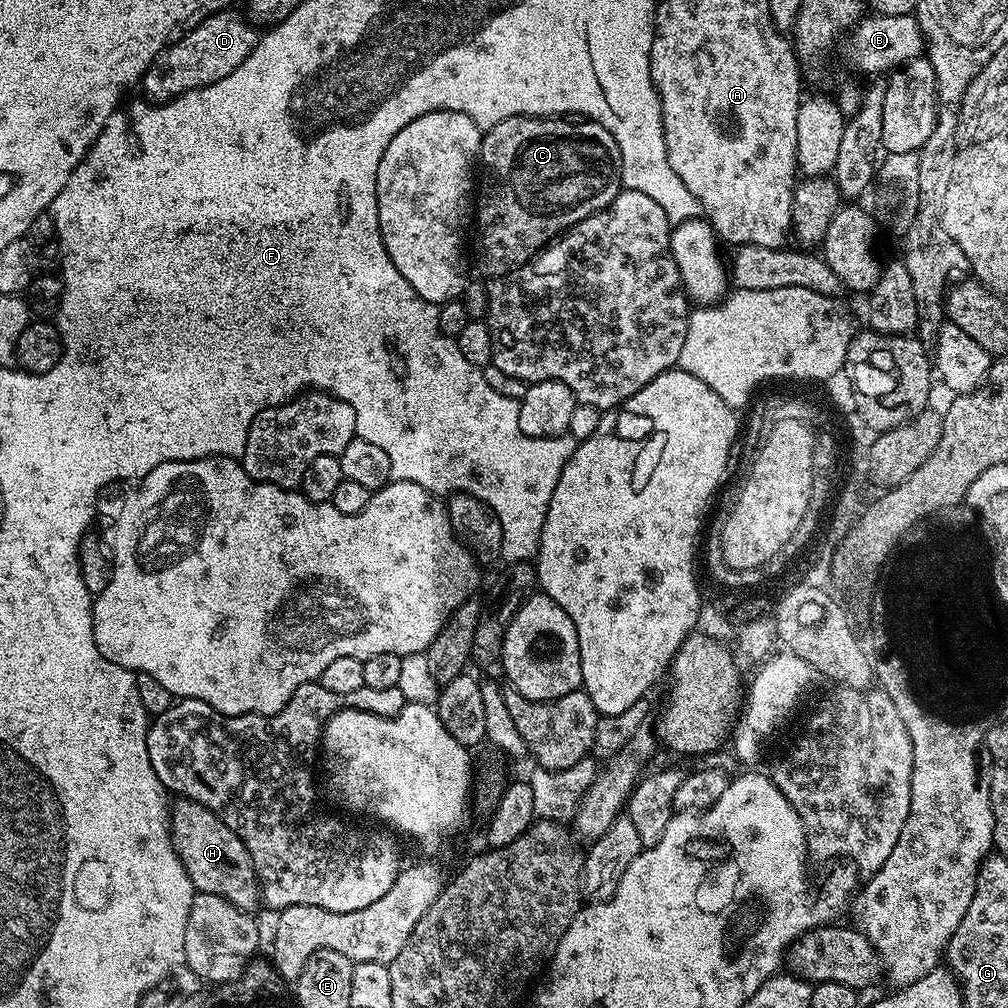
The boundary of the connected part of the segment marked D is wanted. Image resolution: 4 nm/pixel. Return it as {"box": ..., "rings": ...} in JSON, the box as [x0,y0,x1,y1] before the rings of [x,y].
{"box":[142,10,258,102],"rings":[[[231,10],[216,12],[207,16],[201,24],[194,26],[190,34],[186,34],[178,42],[164,48],[150,62],[144,71],[142,81],[143,95],[152,102],[173,100],[190,90],[200,90],[226,78],[226,74],[234,74],[242,62],[254,50],[258,39],[258,32],[249,24],[243,15]]]}

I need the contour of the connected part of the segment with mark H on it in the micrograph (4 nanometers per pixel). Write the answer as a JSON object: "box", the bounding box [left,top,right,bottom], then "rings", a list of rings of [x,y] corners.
{"box":[170,799,261,913],"rings":[[[177,799],[170,808],[170,827],[174,850],[186,866],[186,874],[190,874],[190,882],[197,892],[218,894],[218,898],[226,898],[236,908],[251,913],[252,907],[261,903],[260,883],[256,880],[254,862],[238,834],[218,818],[204,804],[196,804],[193,800]]]}

